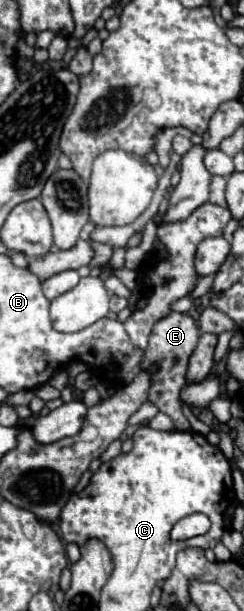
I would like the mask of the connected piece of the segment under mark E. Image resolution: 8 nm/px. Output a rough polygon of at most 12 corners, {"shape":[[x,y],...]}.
{"shape":[[170,312],[152,328],[142,368],[158,362],[148,400],[176,430],[188,356],[200,328]]}

